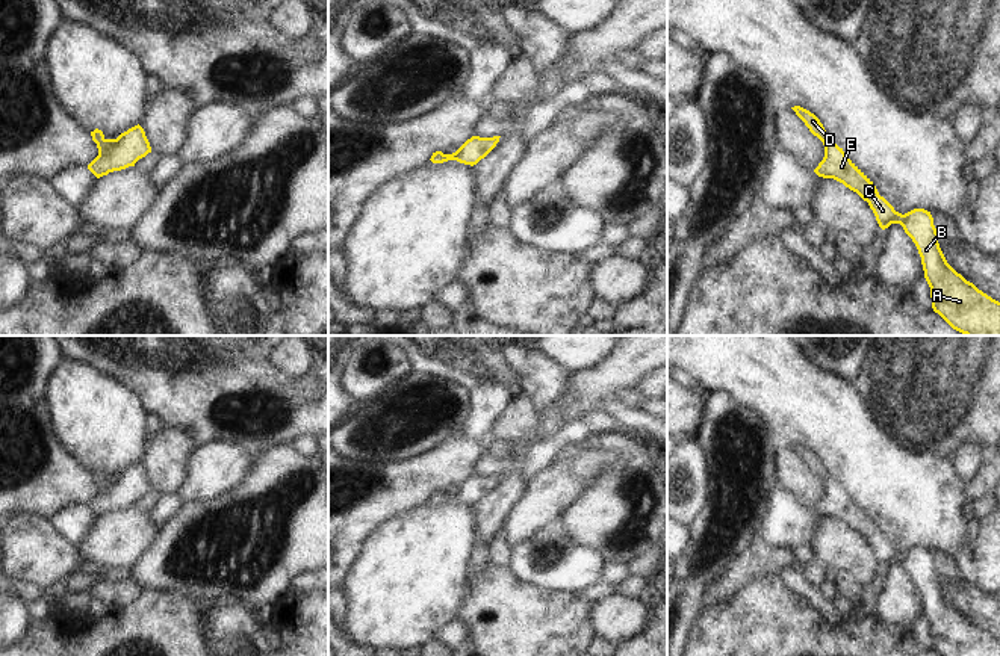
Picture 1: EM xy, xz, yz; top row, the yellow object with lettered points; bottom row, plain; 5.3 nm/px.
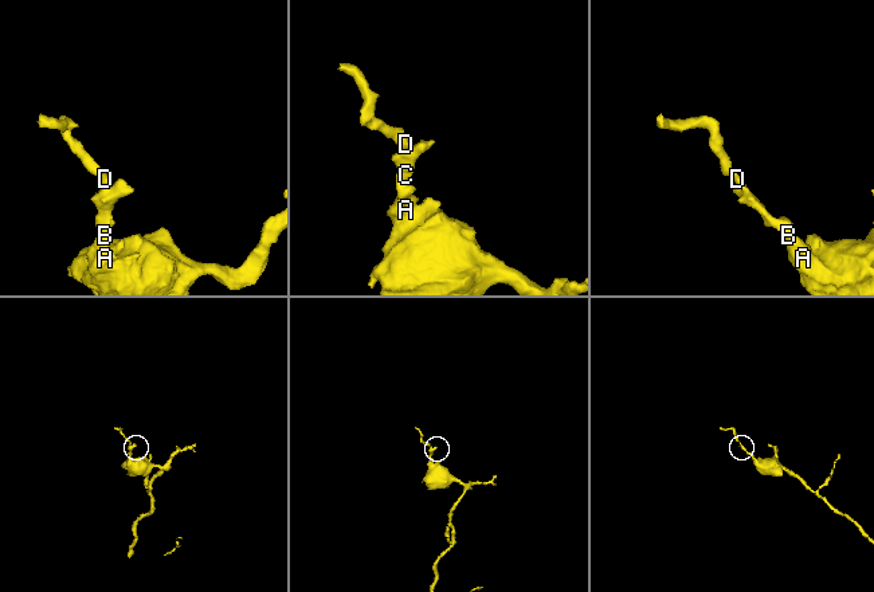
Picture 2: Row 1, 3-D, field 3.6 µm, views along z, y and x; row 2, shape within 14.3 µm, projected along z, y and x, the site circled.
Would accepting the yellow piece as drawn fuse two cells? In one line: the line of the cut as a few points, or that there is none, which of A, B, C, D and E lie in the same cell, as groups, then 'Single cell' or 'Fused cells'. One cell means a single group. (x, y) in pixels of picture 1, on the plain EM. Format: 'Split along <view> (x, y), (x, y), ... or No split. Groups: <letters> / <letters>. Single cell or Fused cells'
No split. Groups: A B C D E. Single cell.

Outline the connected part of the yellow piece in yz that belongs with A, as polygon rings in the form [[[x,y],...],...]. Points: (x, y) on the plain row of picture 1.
[[[794,444],[796,453],[825,484],[825,496],[814,508],[818,515],[834,517],[868,541],[882,568],[900,562],[921,596],[930,626],[932,647],[941,656],[1000,656],[1000,641],[979,629],[946,599],[930,550],[914,547],[905,553],[879,534],[873,520],[846,494],[809,449]]]

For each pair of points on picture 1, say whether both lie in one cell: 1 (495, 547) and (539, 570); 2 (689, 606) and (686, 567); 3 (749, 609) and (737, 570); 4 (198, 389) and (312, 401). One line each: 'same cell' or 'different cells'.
1: different cells
2: same cell
3: different cells
4: same cell

